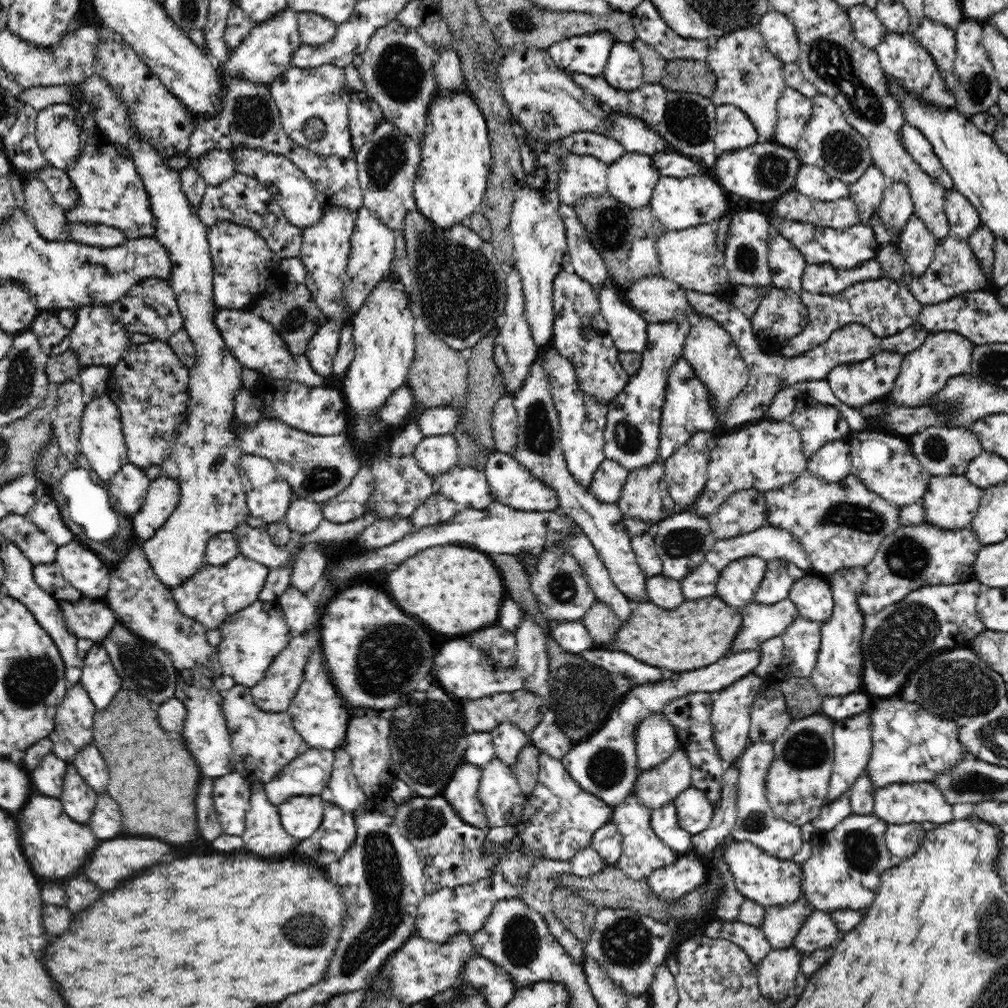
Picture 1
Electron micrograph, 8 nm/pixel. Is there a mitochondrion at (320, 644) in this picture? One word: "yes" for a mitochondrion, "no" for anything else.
no

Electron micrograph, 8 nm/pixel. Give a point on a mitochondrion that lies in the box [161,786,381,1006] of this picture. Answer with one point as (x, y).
(307, 930)

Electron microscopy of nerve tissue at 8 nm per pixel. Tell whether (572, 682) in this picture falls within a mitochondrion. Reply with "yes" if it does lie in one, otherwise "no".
yes

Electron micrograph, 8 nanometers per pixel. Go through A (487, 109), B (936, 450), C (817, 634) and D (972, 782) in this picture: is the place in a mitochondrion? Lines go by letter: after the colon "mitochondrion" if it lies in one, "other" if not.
A: other
B: mitochondrion
C: other
D: mitochondrion

